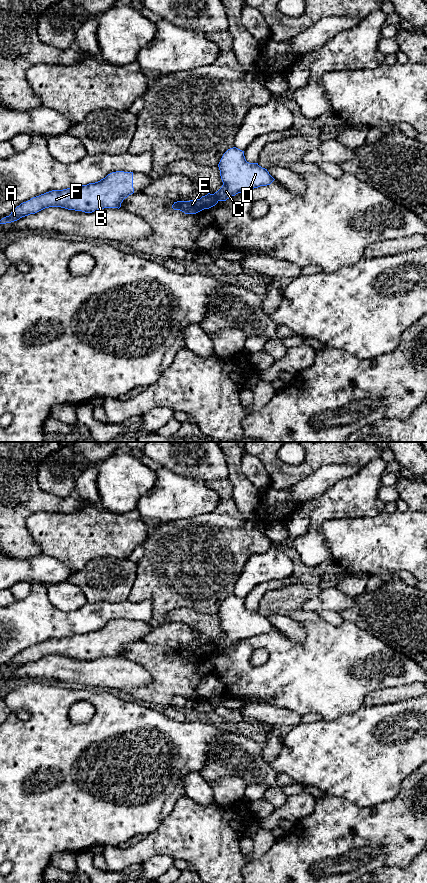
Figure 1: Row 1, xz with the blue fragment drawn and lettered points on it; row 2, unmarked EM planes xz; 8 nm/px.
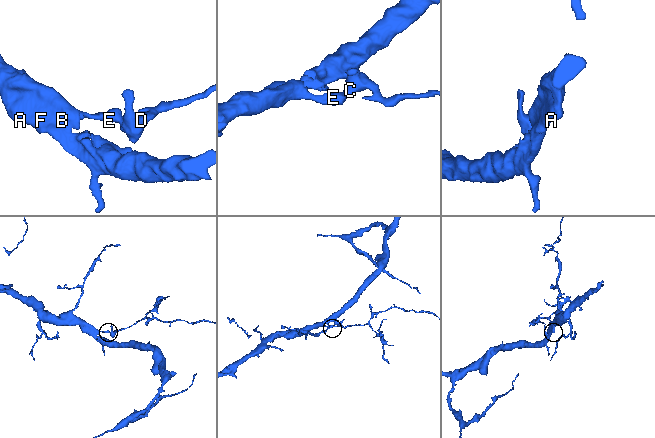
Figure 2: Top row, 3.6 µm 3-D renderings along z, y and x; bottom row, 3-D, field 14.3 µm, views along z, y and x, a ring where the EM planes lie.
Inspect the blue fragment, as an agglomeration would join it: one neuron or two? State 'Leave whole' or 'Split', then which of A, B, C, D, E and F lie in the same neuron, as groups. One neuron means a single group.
Split. Groups: A B E F / C D

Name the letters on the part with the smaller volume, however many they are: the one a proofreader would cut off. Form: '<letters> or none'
C, D

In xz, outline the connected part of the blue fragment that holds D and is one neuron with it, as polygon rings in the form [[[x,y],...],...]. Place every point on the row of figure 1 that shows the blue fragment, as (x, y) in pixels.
[[[233,147],[222,156],[219,164],[222,187],[213,194],[218,201],[226,201],[238,193],[270,185],[275,179],[258,163],[246,161],[244,151]]]

